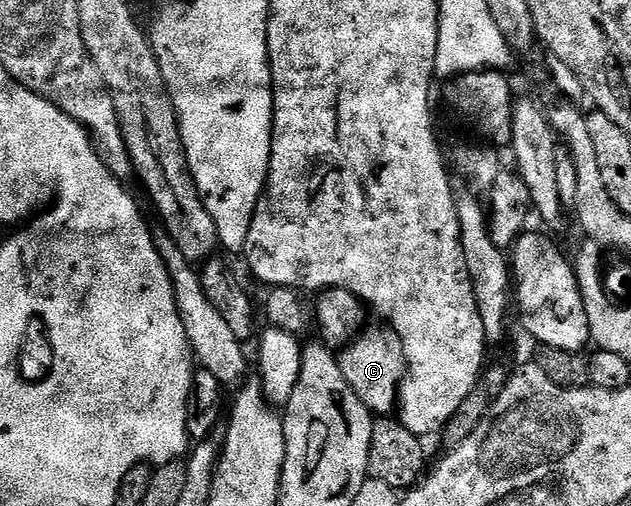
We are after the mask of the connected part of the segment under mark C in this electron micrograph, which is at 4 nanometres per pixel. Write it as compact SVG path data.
M368 329L344 354L338 355L341 376L357 392L361 404L371 410L372 415L387 416L396 409L399 401L399 386L407 373L407 361L403 351L403 339L394 330Z

